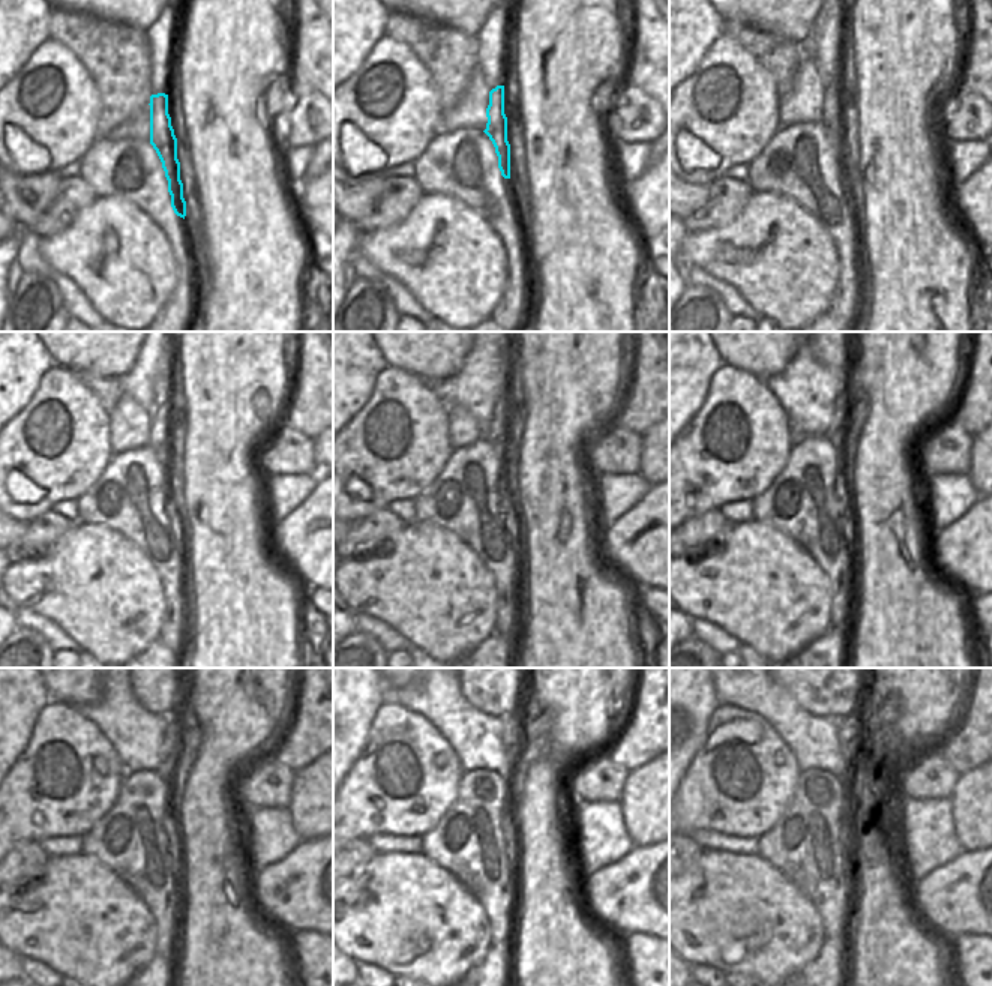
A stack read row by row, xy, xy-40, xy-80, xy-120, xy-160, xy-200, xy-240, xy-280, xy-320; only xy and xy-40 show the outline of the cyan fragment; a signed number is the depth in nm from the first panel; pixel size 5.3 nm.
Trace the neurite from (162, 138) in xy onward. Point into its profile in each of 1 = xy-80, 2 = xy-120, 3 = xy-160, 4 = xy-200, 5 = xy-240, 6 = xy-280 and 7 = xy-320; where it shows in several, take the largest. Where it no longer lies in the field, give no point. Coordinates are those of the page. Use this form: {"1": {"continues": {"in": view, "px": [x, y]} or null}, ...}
{"1": {"continues": {"in": "xy-80", "px": [832, 119]}}, "2": {"continues": {"in": "xy-120", "px": [159, 426]}}, "3": {"continues": {"in": "xy-160", "px": [497, 434]}}, "4": {"continues": {"in": "xy-200", "px": [835, 434]}}, "5": {"continues": {"in": "xy-240", "px": [167, 769]}}, "6": {"continues": {"in": "xy-280", "px": [509, 722]}}, "7": {"continues": {"in": "xy-320", "px": [848, 727]}}}

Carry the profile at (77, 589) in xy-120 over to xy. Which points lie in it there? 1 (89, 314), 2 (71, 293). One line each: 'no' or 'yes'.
1: no
2: no

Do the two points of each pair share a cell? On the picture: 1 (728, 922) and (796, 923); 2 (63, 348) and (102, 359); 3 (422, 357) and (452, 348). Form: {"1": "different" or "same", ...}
{"1": "same", "2": "same", "3": "same"}

